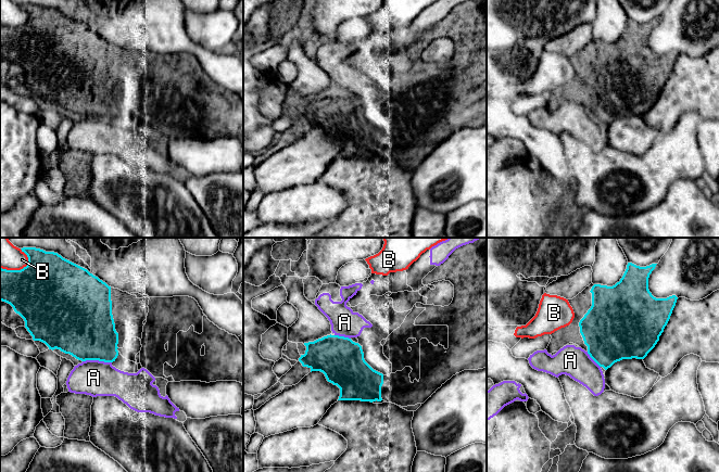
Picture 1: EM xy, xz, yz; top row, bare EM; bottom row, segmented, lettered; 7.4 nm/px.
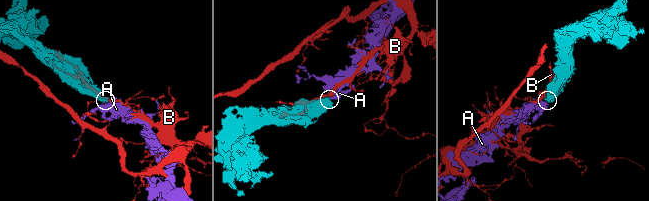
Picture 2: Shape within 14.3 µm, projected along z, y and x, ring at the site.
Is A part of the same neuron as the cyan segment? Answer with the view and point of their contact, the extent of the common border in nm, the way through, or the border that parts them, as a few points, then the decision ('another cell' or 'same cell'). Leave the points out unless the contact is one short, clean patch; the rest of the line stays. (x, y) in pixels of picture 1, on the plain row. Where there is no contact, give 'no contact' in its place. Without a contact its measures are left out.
meets cyan in xy at (97, 116); contact 220 nm long; border along xy (83, 117), (111, 119); another cell

